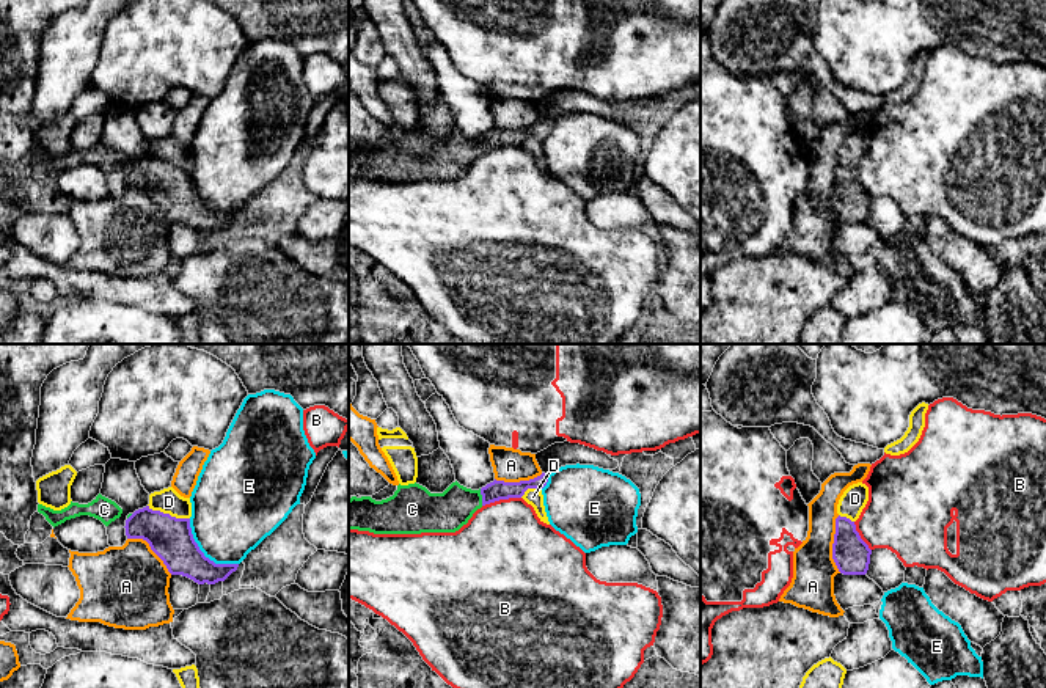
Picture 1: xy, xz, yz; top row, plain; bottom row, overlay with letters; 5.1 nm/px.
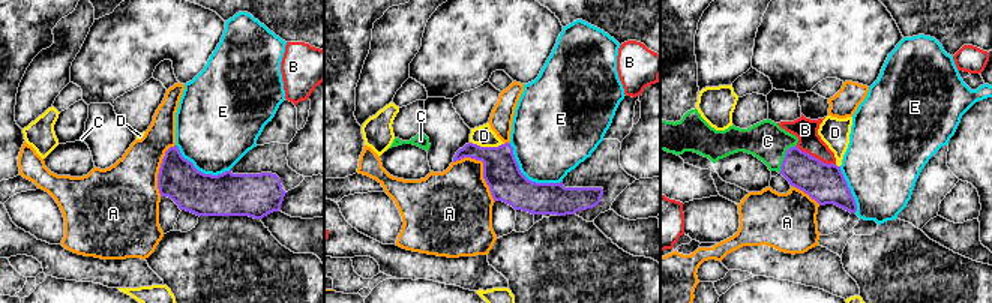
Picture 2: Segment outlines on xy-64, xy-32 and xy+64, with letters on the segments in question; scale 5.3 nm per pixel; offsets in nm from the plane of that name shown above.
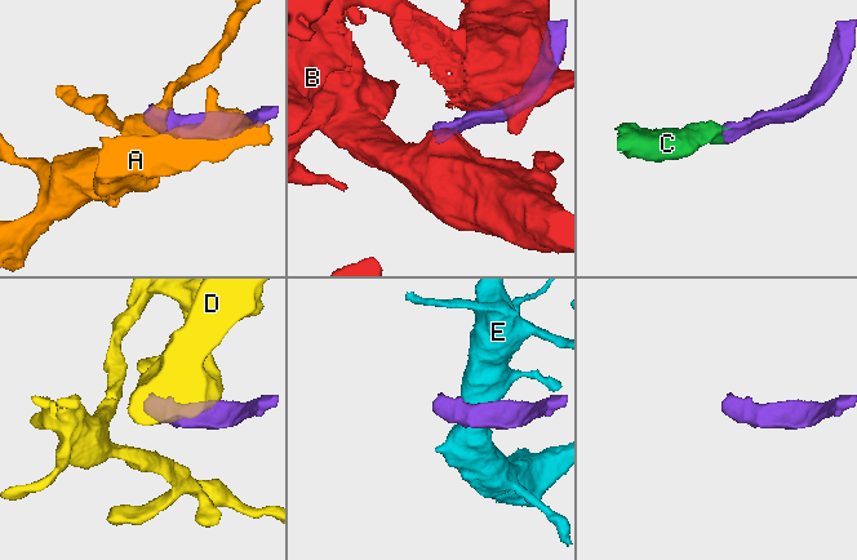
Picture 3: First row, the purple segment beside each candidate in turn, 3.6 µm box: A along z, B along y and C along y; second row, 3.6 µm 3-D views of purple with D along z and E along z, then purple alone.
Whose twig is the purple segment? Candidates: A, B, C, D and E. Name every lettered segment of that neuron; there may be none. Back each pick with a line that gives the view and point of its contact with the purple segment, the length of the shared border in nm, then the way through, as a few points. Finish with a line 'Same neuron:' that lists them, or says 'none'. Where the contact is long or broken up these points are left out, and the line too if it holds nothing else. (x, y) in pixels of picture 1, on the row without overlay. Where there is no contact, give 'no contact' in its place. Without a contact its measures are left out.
C: meets purple in xz at (482, 145); contact 90 nm long; runs through xz (495, 139), (482, 145), (437, 161)
Same neuron: C

